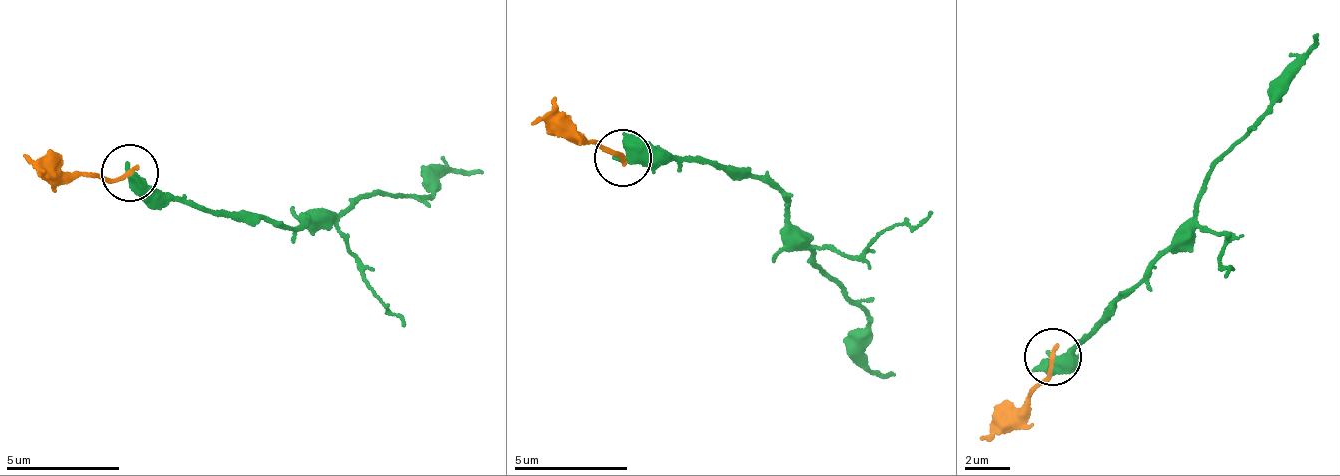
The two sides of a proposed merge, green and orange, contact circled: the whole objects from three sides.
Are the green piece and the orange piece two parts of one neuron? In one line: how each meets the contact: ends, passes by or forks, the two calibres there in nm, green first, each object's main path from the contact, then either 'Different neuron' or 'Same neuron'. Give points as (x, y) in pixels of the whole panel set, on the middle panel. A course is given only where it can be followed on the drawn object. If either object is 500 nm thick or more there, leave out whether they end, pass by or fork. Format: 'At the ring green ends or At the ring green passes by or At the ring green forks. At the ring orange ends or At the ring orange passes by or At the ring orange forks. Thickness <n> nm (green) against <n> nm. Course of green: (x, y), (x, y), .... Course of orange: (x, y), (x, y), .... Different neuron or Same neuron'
Thickness 550 nm (green) against 200 nm. Course of green: (623, 160), (692, 156), (783, 187), (792, 226), (806, 231), (825, 275), (863, 304), (871, 369), (895, 373). Course of orange: (623, 160), (579, 135), (529, 125). Different neuron

